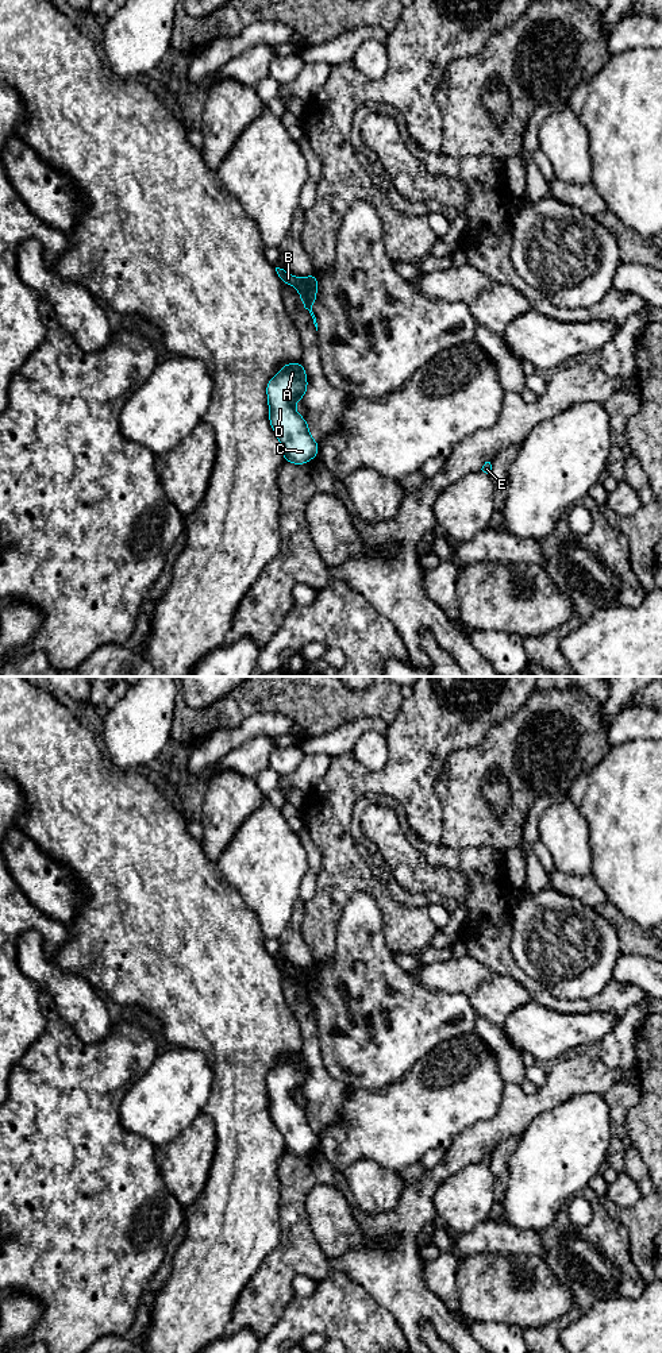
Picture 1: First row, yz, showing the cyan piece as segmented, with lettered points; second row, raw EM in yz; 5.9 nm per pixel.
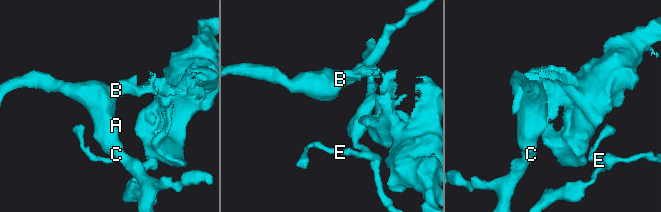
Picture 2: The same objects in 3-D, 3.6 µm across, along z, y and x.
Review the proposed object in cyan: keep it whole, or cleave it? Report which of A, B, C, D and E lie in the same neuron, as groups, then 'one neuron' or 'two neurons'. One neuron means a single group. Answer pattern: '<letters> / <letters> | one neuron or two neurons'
A C D E / B | two neurons

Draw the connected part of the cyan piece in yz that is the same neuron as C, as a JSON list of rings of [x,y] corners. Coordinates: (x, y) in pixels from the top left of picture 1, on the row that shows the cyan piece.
[[[303,361],[284,365],[266,386],[270,425],[282,446],[284,460],[295,465],[304,465],[319,454],[307,420],[295,409],[295,402],[304,398],[307,386]]]

